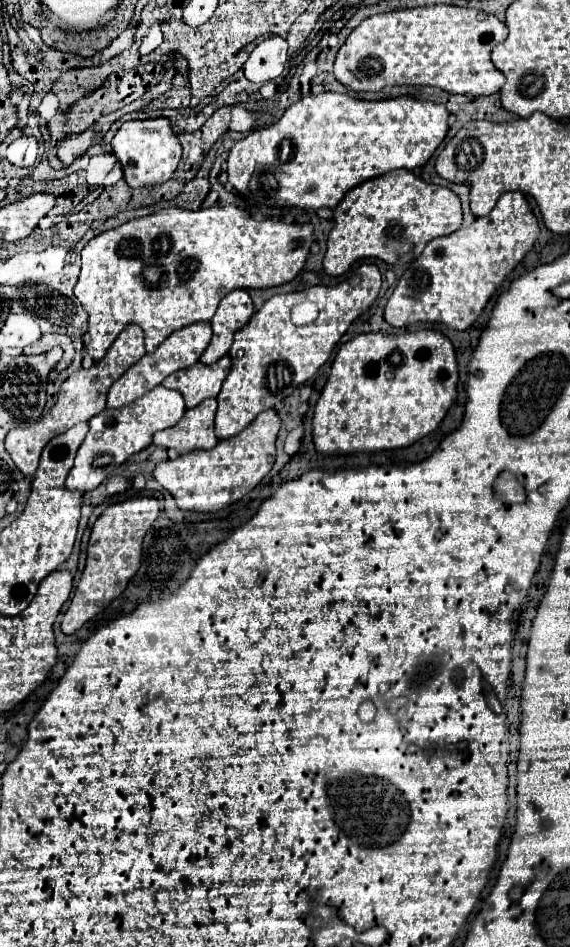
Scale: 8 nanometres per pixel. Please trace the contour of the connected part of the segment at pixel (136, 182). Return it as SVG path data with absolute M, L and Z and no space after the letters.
M147 118L147 120L131 120L123 122L117 134L111 140L113 154L121 162L125 182L131 188L153 186L169 180L181 160L181 144L171 130L171 122L167 118Z

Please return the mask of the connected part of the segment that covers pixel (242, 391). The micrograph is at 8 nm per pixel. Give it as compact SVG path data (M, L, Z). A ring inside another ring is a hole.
M361 264L349 282L345 280L337 286L311 286L305 292L275 294L259 312L255 312L247 326L237 330L229 350L233 364L217 396L219 408L215 416L215 434L219 440L235 436L249 426L259 412L269 410L277 402L285 400L329 360L335 344L347 332L351 322L377 298L381 290L379 268L375 264ZM309 296L313 302L317 302L319 316L313 324L295 326L291 322L291 308Z

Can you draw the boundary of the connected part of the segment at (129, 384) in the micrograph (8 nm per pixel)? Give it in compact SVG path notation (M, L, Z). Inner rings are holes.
M195 322L189 324L177 332L173 332L161 346L157 346L155 352L145 354L137 364L133 364L109 390L107 394L107 408L123 408L127 404L131 404L133 400L141 398L143 394L147 394L149 390L153 390L157 384L161 384L169 374L181 370L181 368L189 368L193 366L201 354L205 352L205 348L211 342L211 324L209 322Z

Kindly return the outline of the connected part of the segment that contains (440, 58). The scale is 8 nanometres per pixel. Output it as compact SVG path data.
M417 6L365 18L339 48L335 78L355 90L383 90L385 86L437 86L451 94L495 94L505 76L493 66L491 50L507 38L507 26L493 14L457 6Z

